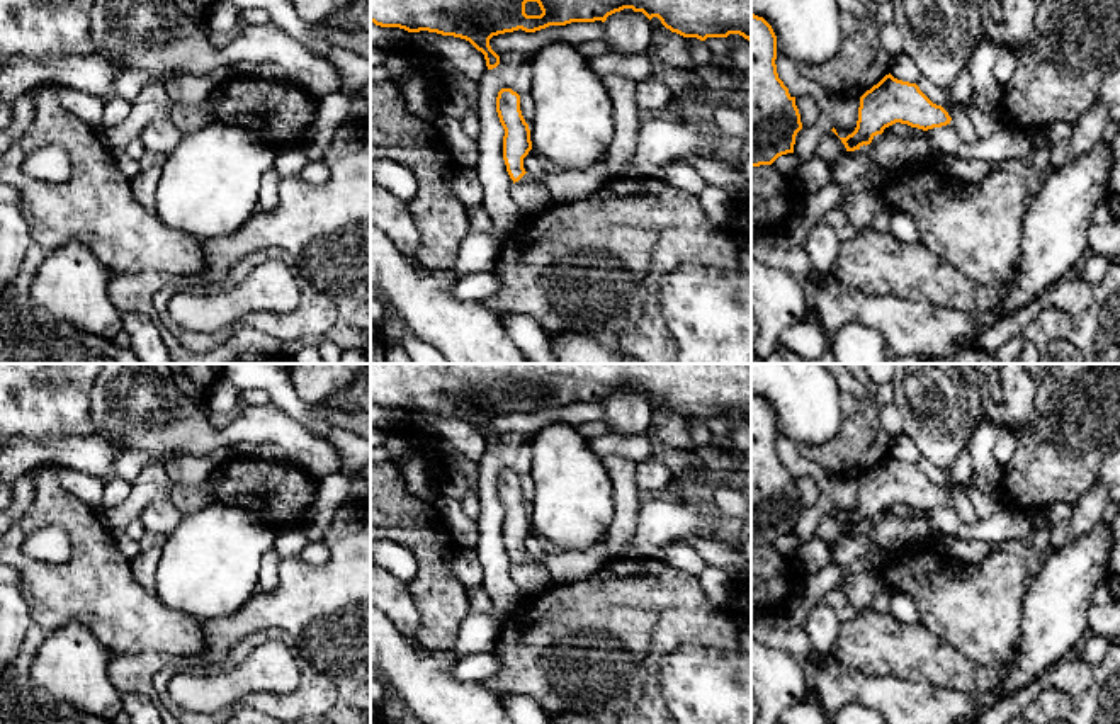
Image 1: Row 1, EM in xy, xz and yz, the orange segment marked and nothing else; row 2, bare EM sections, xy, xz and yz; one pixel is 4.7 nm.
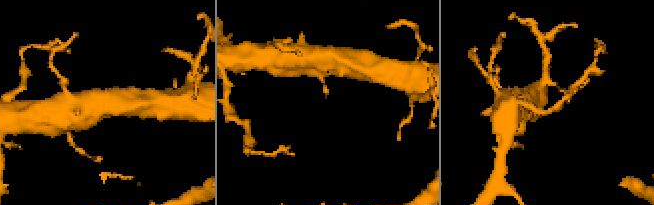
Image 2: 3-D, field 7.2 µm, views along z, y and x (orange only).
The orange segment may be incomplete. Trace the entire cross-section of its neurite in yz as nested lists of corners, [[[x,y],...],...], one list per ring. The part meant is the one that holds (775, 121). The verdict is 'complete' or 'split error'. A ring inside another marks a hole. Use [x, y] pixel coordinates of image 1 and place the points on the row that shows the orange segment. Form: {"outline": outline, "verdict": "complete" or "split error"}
{"outline": [[[751,14],[751,167],[772,165],[778,156],[794,153],[795,136],[802,129],[795,97],[777,73],[777,36],[772,25]]], "verdict": "complete"}

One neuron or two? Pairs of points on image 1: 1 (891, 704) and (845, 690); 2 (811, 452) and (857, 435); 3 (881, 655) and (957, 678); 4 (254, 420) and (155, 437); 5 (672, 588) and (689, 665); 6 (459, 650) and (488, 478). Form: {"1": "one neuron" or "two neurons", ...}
{"1": "one neuron", "2": "one neuron", "3": "one neuron", "4": "one neuron", "5": "two neurons", "6": "one neuron"}

